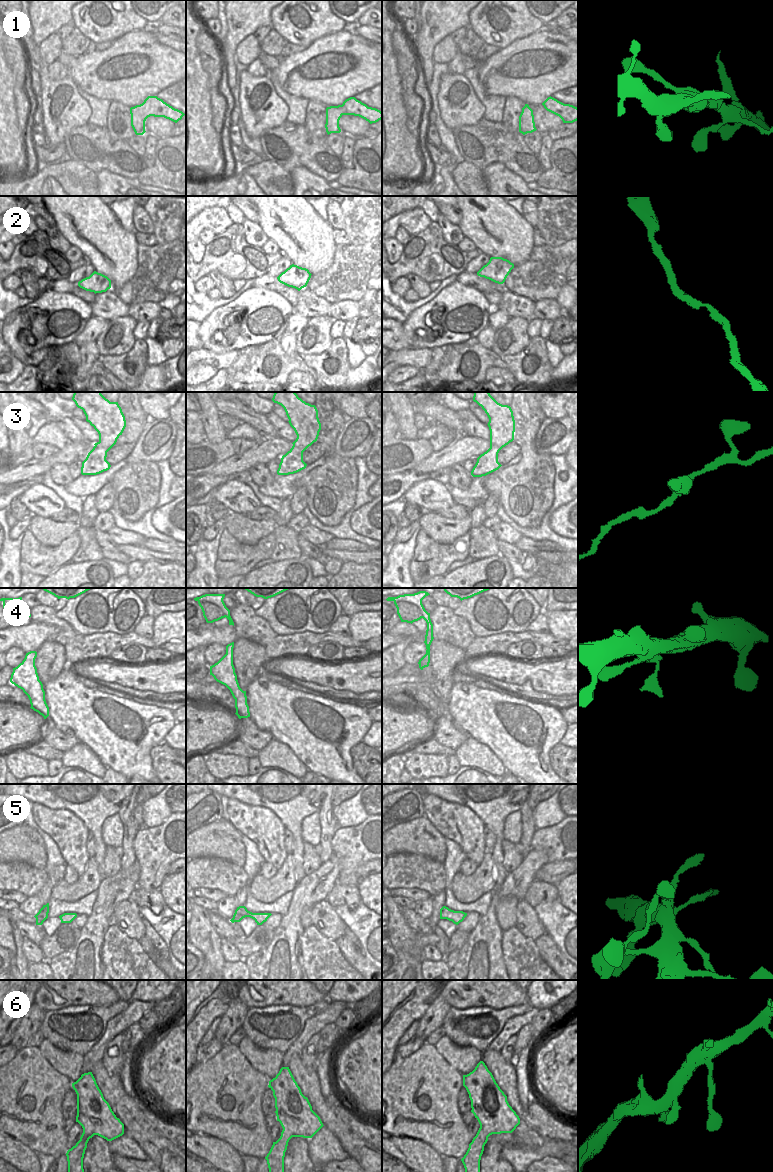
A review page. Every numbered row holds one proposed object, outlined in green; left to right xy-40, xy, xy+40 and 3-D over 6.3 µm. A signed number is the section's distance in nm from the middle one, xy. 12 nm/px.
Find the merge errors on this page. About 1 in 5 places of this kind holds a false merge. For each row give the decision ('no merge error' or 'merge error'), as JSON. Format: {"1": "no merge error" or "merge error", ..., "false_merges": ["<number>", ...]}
{"1": "no merge error", "2": "no merge error", "3": "no merge error", "4": "no merge error", "5": "no merge error", "6": "no merge error", "false_merges": []}

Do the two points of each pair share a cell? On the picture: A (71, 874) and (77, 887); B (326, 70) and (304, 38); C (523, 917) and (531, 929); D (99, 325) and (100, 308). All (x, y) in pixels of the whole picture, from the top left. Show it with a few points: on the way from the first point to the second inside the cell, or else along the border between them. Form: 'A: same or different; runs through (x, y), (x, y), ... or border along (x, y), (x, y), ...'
A: different; border along (79, 876), (71, 883), (67, 883), (63, 879)
B: different; border along (330, 33), (318, 37), (307, 47)
C: same; runs through (526, 920), (530, 926)
D: different; border along (92, 315), (97, 315), (108, 321)

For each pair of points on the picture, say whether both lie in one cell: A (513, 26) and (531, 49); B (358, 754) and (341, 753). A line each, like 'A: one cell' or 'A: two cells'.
A: two cells
B: two cells

